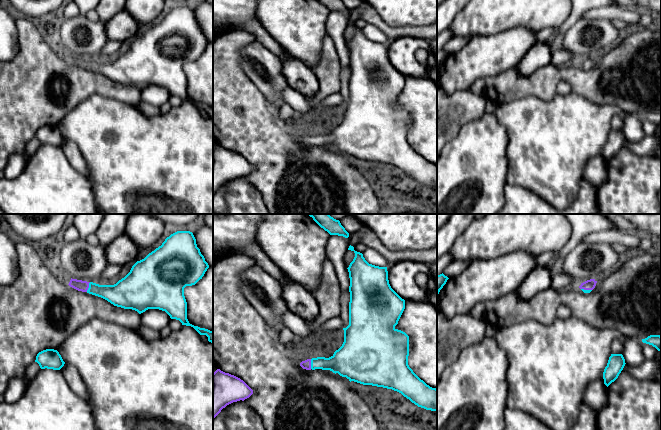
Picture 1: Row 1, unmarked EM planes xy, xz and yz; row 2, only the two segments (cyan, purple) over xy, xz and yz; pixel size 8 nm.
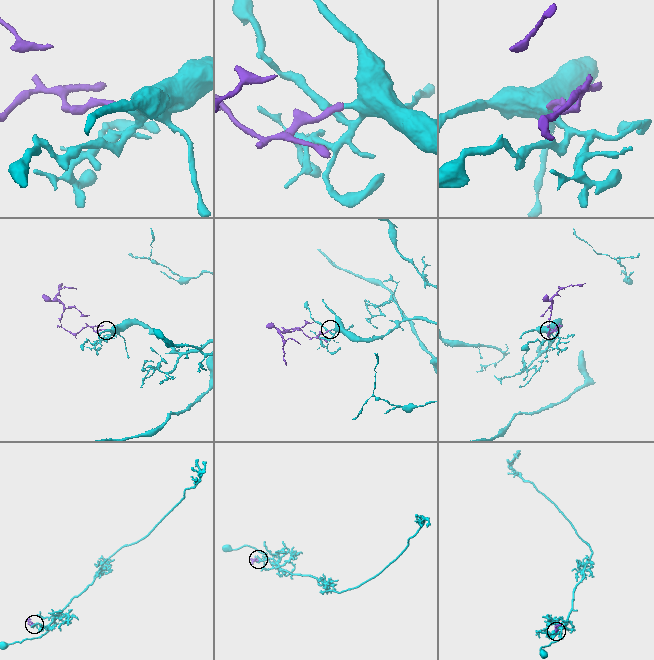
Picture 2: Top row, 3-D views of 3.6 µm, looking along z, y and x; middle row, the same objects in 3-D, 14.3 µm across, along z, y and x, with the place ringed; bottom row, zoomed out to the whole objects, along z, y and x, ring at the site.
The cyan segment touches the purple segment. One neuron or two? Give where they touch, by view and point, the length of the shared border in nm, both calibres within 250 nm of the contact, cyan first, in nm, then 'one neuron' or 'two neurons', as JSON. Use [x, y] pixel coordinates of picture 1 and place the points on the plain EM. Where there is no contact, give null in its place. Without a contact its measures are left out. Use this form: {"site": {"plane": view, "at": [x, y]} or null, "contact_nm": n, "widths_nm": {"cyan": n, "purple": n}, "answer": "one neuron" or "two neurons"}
{"site": {"plane": "xy", "at": [89, 63]}, "contact_nm": 90, "widths_nm": {"cyan": 190, "purple": 90}, "answer": "one neuron"}

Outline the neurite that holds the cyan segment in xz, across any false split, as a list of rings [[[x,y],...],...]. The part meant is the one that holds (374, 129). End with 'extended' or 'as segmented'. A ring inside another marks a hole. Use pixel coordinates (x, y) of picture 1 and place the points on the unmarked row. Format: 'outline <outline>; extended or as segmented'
outline [[[349,22],[348,26],[355,29],[353,37],[348,45],[350,54],[350,78],[349,78],[349,101],[344,106],[344,118],[342,122],[329,133],[317,133],[307,135],[300,139],[306,146],[330,146],[346,153],[350,158],[354,157],[363,161],[372,161],[392,165],[401,169],[418,183],[437,188],[437,165],[427,161],[409,143],[409,112],[395,104],[405,85],[405,76],[402,75],[390,62],[387,43],[379,43],[369,40],[363,30]]]; extended

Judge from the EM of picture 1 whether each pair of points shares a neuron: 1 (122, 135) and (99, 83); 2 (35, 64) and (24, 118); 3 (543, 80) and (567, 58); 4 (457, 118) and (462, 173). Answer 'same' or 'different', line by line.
1: different
2: same
3: different
4: different

